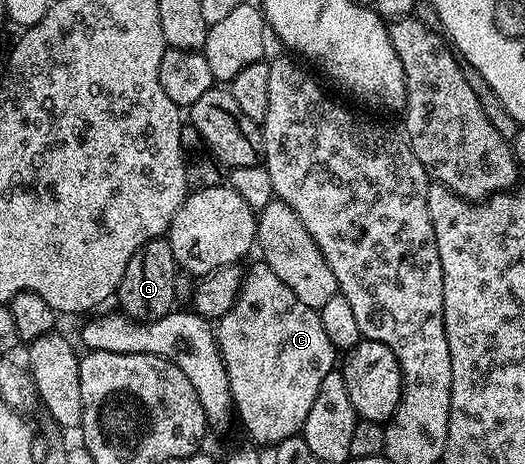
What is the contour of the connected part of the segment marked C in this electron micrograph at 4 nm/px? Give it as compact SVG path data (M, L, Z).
M254 262L250 270L244 271L239 296L233 307L216 323L215 333L227 368L236 417L258 447L273 448L283 440L300 435L307 412L311 412L311 404L315 404L319 384L323 384L323 376L338 365L339 352L323 329L320 313L303 304L303 300L299 300L299 296L295 296L295 292L291 292L275 272L271 272L267 263Z

